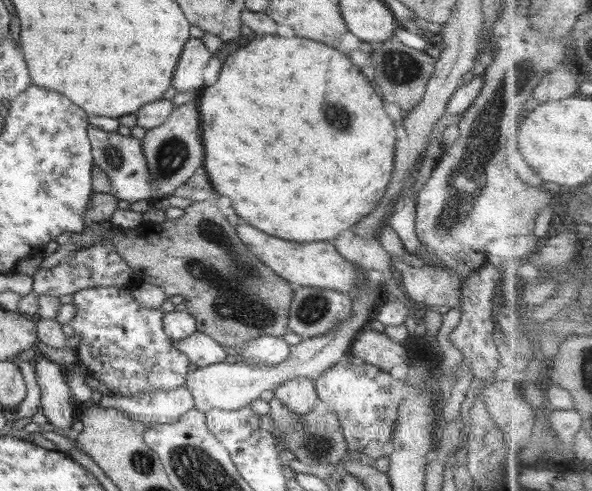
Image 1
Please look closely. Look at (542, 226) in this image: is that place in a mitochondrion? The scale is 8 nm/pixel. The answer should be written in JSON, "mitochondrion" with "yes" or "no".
{"mitochondrion":"no"}

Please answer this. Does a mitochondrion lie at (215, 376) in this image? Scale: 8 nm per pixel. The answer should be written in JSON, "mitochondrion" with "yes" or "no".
{"mitochondrion":"no"}

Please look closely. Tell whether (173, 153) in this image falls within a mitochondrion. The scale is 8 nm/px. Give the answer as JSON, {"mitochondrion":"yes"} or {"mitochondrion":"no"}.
{"mitochondrion":"yes"}

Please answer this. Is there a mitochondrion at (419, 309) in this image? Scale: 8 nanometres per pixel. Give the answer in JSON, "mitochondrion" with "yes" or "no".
{"mitochondrion":"no"}

